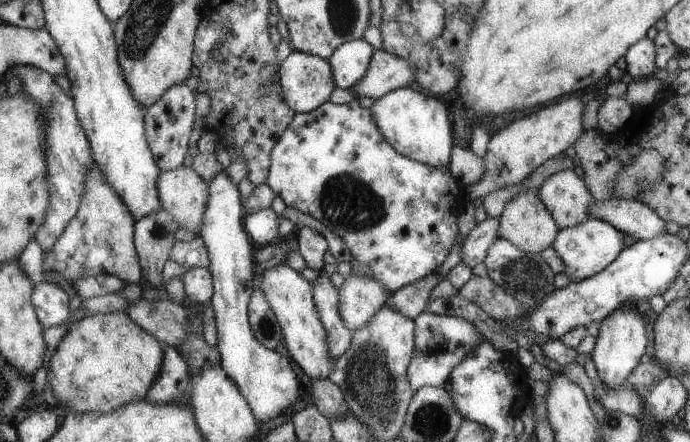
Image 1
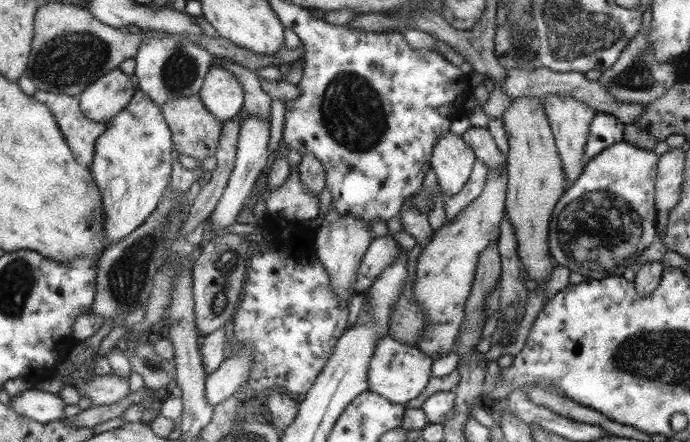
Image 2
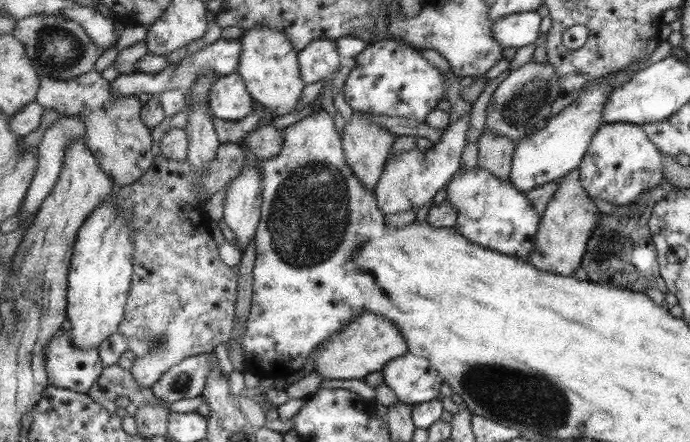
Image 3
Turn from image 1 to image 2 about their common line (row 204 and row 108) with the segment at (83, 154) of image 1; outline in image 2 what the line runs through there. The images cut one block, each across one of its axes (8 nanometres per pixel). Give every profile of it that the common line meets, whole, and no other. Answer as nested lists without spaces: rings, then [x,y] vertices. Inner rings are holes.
[[[38,90],[34,97],[51,109],[75,159],[89,169],[94,158],[95,143],[99,135],[106,131],[107,122],[87,120],[82,115],[77,96]]]

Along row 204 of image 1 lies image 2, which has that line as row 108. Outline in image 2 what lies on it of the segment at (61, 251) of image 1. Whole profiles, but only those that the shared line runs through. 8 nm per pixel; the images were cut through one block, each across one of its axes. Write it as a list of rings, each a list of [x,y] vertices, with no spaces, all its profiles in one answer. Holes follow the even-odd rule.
[[[117,68],[83,90],[77,96],[78,104],[87,120],[108,122],[125,110],[134,96],[134,91],[129,75]]]

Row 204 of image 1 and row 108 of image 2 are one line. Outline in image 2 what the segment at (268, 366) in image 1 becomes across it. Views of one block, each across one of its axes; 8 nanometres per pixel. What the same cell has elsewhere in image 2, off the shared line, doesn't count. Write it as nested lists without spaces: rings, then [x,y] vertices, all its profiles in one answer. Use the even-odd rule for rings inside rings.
[[[210,66],[198,90],[205,107],[222,123],[237,117],[241,110],[241,85],[225,68]]]

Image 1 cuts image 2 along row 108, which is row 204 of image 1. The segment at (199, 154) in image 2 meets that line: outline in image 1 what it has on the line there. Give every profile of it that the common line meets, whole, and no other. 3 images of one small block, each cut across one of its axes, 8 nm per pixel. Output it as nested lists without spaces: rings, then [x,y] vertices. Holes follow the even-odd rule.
[[[183,164],[170,171],[162,171],[157,180],[158,198],[161,208],[171,220],[178,226],[197,235],[201,228],[204,211],[208,204],[208,184],[199,178],[192,167],[187,168]]]

